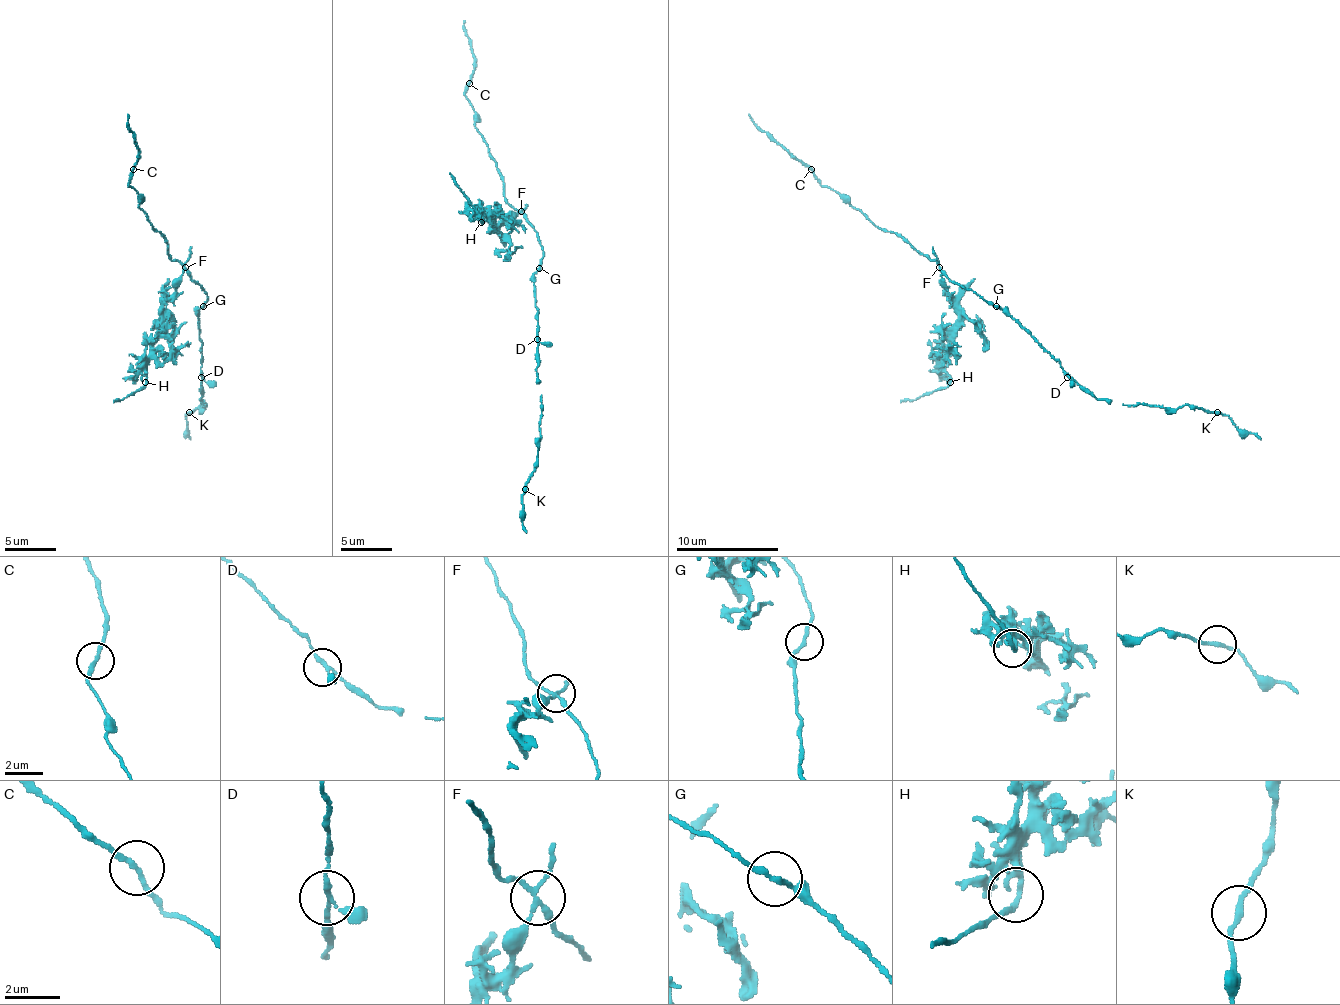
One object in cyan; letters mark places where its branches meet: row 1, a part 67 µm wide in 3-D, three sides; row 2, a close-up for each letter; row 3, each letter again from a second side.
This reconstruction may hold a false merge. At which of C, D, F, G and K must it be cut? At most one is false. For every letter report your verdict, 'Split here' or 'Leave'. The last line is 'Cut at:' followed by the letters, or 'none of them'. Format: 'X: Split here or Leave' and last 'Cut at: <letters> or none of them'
C: Leave
D: Leave
F: Split here
G: Leave
K: Leave
Cut at: F

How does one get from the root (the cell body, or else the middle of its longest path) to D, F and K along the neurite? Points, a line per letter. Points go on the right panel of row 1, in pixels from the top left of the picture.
D: (985, 301), (1001, 306), (1059, 365), (1067, 377)
F: (985, 301), (957, 285), (939, 268)
K: (985, 301), (1001, 306), (1080, 385), (1098, 398), (1126, 405), (1146, 403), (1164, 408), (1195, 405), (1218, 413)

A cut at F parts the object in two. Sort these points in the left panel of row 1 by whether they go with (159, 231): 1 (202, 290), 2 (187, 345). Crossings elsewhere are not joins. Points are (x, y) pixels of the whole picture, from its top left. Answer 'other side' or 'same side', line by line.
1: same side
2: other side

